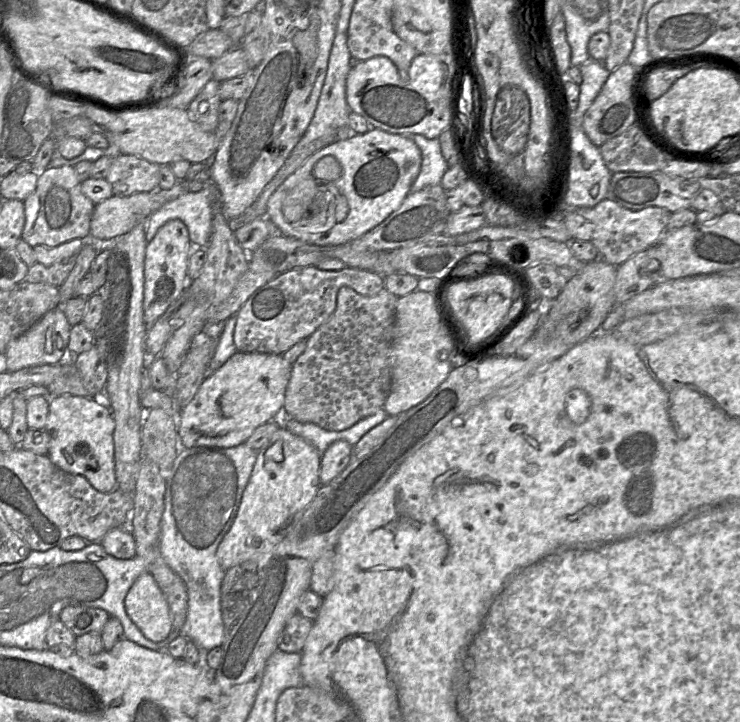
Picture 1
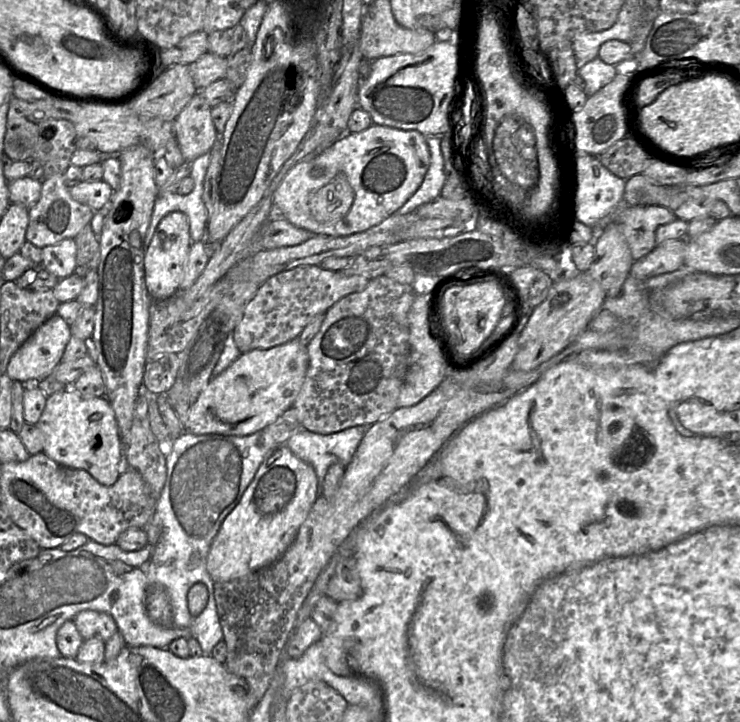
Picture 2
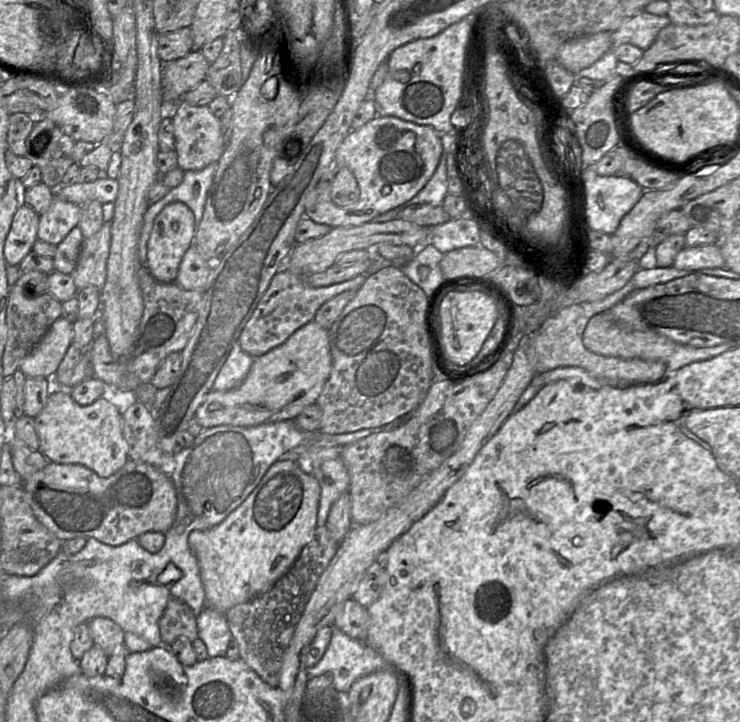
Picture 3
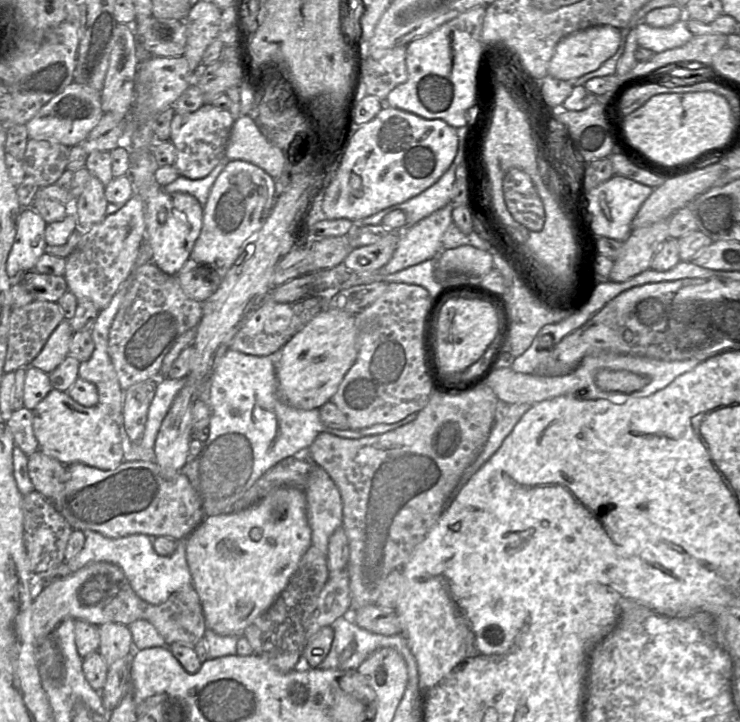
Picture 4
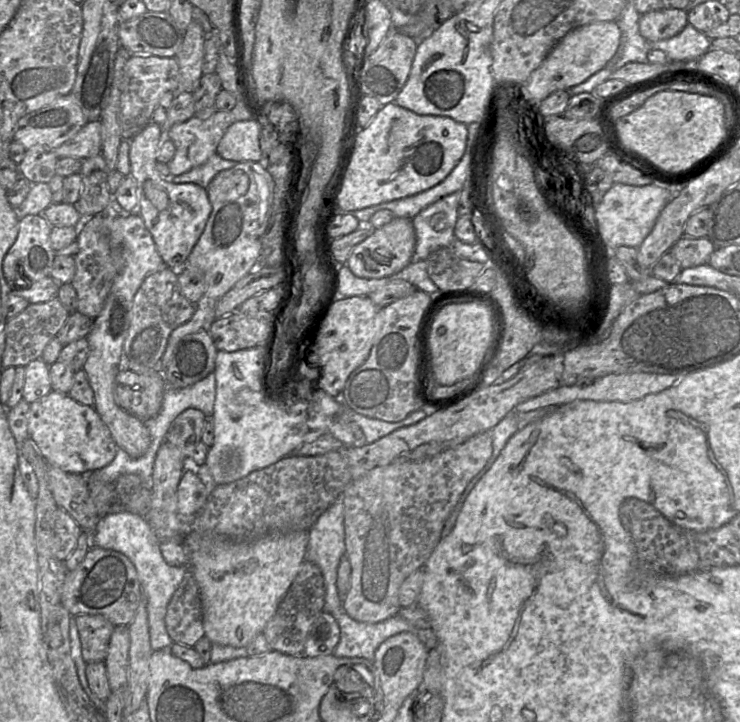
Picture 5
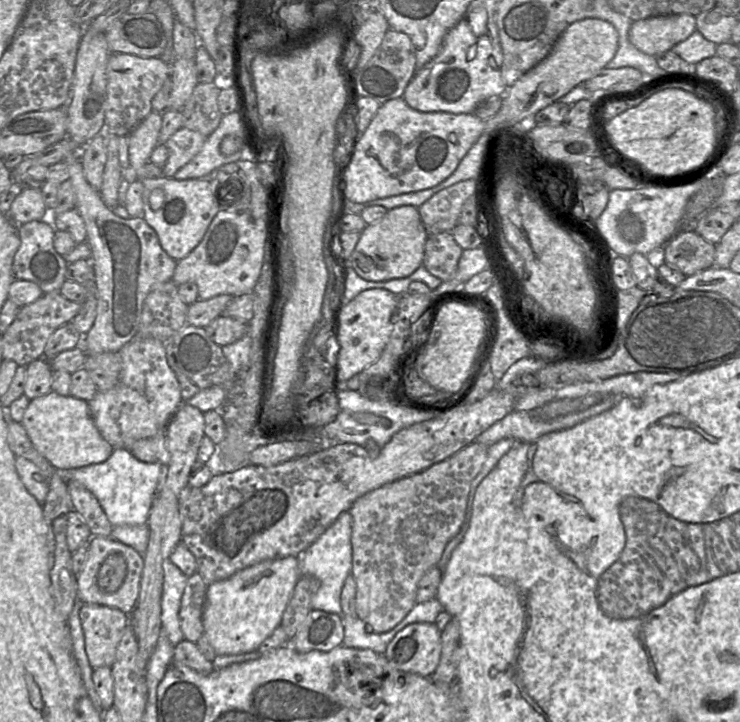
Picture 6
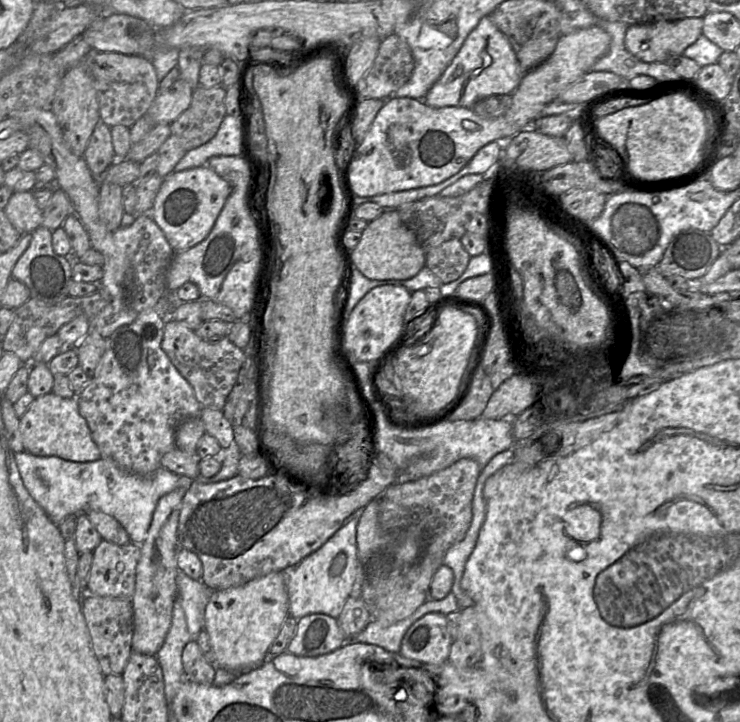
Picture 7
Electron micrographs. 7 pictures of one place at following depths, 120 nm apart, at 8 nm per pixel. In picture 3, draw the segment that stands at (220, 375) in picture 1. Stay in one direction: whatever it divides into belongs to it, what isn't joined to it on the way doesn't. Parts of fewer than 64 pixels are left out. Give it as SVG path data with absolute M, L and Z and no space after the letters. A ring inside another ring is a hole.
M311 321L280 346L254 358L248 375L237 388L229 391L211 390L194 418L203 429L220 425L250 427L294 420L305 407L316 404L331 369L328 329Z

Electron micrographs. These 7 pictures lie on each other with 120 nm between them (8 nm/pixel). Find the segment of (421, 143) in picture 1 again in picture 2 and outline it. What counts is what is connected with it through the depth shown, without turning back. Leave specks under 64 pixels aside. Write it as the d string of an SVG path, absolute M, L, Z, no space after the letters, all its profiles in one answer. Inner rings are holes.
M426 137L430 152L430 165L417 191L397 210L397 214L407 214L438 197L446 182L444 160L441 153L441 139Z

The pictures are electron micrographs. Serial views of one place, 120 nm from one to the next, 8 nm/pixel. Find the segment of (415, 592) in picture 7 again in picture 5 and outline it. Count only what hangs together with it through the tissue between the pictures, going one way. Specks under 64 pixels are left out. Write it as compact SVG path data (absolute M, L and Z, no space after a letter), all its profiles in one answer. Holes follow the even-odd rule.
M483 432L424 461L394 460L388 465L376 467L345 488L342 494L345 546L351 565L351 586L343 601L344 612L364 623L378 623L399 613L402 583L411 573L424 567L442 538L442 529L451 510L491 455L491 433Z

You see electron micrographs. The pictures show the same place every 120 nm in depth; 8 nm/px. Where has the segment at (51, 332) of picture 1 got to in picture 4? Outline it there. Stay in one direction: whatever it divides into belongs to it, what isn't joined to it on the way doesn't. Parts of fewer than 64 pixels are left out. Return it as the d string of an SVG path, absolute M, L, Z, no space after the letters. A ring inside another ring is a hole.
M64 319L51 333L41 352L31 362L31 366L50 374L69 354L73 333L69 320Z

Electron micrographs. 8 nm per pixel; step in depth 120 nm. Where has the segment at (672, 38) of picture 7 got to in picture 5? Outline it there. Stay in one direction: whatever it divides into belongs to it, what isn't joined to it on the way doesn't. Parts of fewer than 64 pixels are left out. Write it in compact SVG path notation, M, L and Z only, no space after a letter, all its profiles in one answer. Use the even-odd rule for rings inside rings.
M662 9L643 14L639 21L640 34L648 42L674 37L688 24L687 12L680 9Z

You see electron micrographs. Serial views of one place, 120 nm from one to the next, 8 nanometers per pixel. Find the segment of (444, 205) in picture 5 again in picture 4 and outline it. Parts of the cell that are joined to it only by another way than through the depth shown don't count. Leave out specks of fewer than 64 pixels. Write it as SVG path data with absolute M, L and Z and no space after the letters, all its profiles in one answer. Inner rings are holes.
M448 203L413 226L399 233L397 248L389 262L376 273L393 274L428 259L442 251L442 237L452 222L453 204Z

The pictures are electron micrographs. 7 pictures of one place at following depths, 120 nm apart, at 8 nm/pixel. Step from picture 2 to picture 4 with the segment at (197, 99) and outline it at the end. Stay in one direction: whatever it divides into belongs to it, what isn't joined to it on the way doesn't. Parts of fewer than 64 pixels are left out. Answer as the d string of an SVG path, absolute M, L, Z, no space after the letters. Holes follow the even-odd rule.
M211 103L204 104L195 112L174 114L170 124L170 141L176 148L173 166L179 175L192 180L201 179L222 160L226 160L226 148L234 121L229 110L219 110Z

